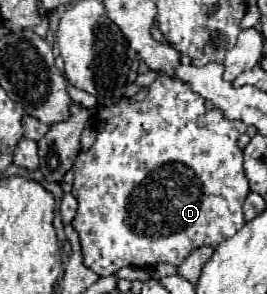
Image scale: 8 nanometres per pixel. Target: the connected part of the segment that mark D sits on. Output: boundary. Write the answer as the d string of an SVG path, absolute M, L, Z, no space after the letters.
M160 74L148 88L148 96L142 102L130 102L128 98L122 98L118 104L112 106L100 106L95 115L96 123L94 126L97 132L96 140L90 150L82 150L72 166L74 172L74 190L78 192L78 212L76 218L72 220L74 230L80 234L82 242L82 254L84 254L84 264L94 270L98 276L110 276L118 272L124 266L138 266L138 268L152 268L156 264L172 264L180 266L186 256L200 248L200 246L212 246L216 248L222 240L228 236L234 236L244 224L244 212L242 204L246 200L246 194L250 192L246 174L243 166L243 150L238 146L240 134L247 134L248 127L244 122L238 120L226 120L222 118L220 110L206 110L204 98L186 86L186 82L178 82L170 76Z

